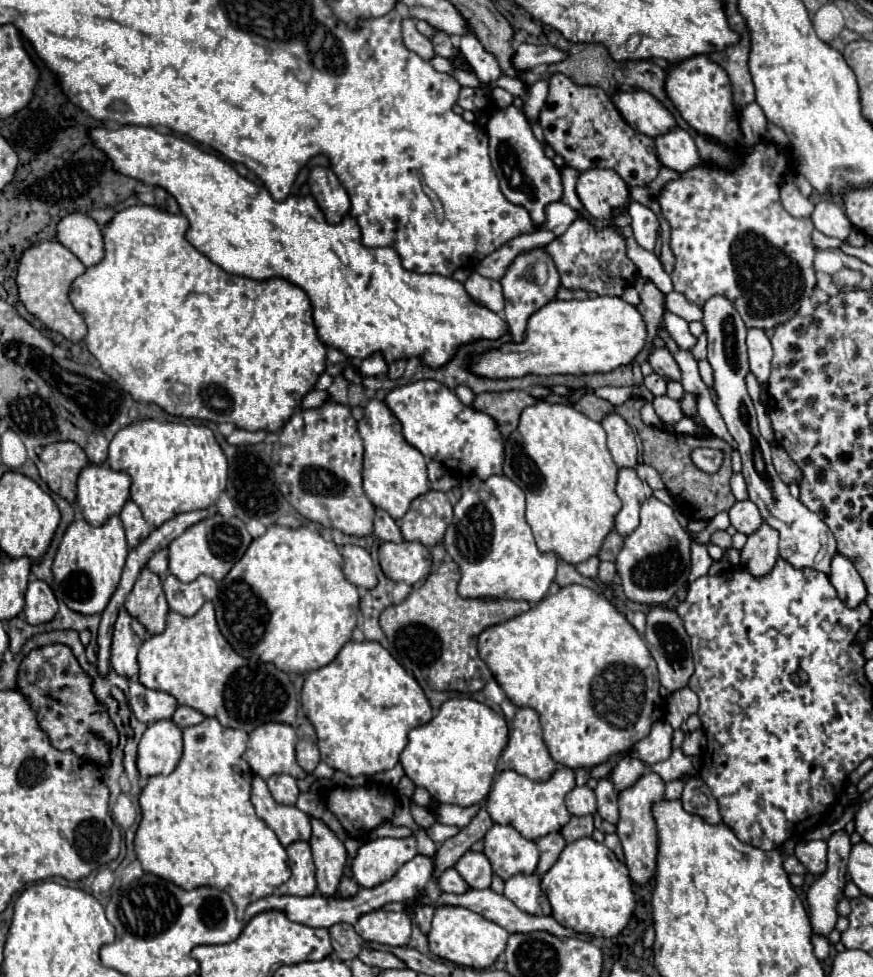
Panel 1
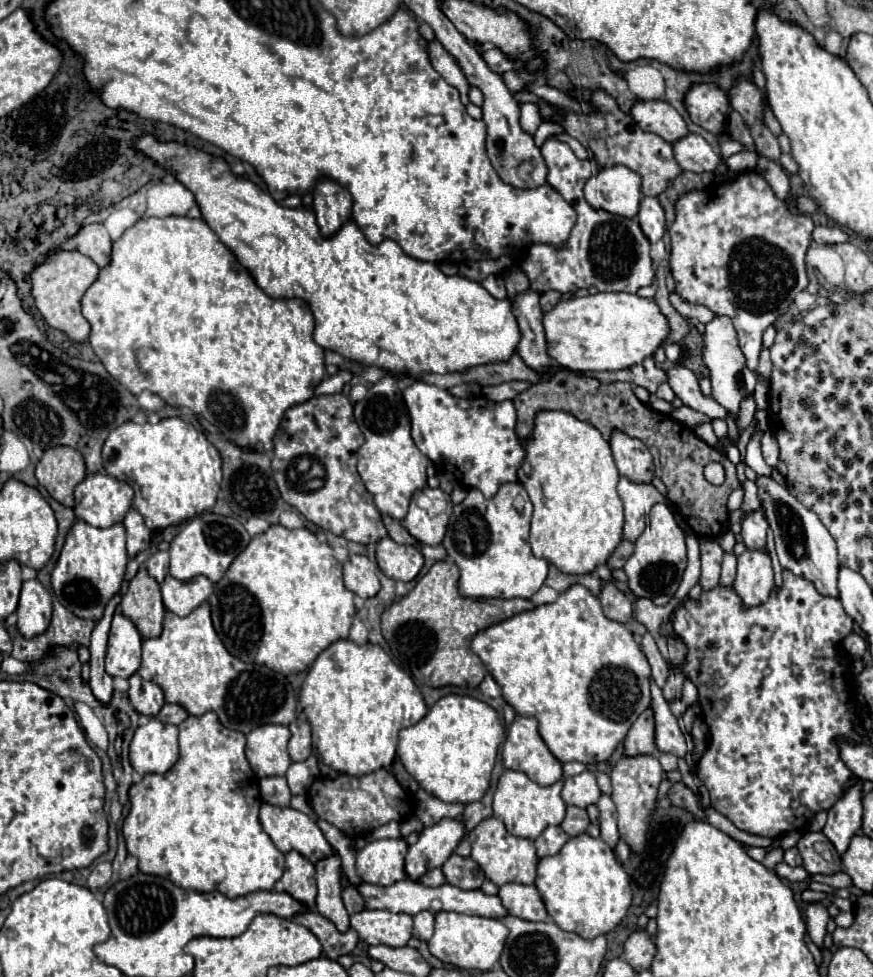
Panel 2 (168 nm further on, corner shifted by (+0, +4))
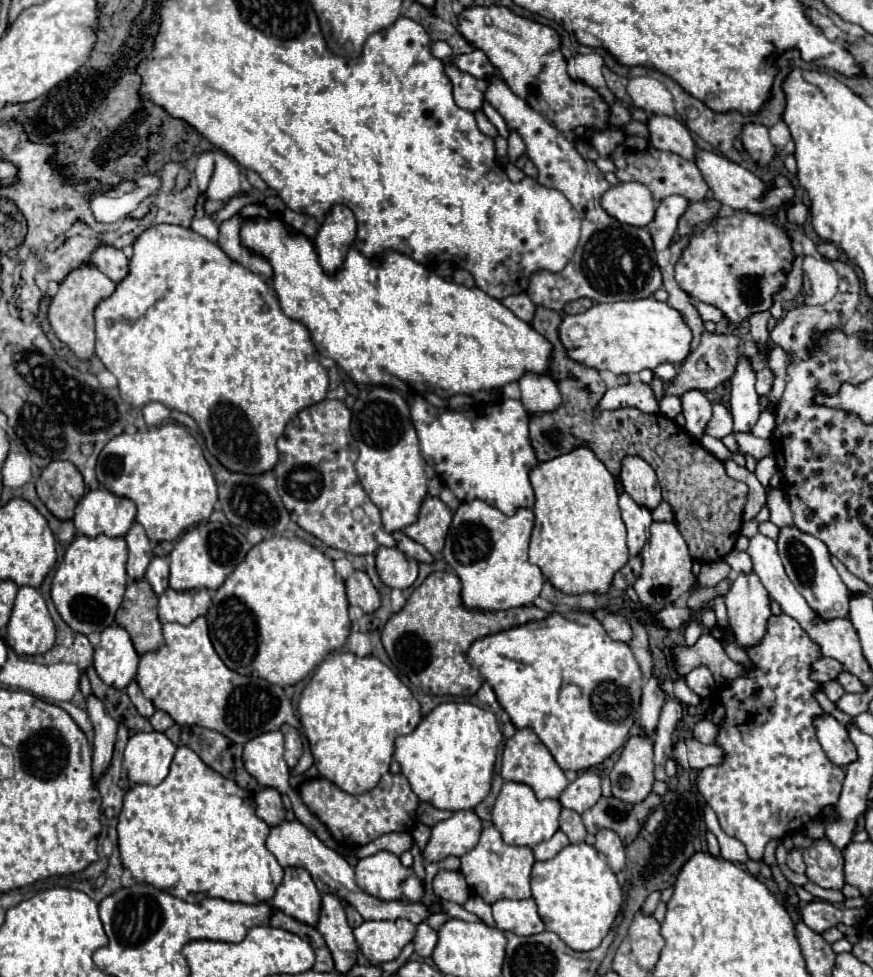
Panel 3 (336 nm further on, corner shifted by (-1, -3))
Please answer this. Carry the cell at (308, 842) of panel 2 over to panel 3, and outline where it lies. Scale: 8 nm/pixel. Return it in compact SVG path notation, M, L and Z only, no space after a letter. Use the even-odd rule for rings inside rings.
M284 821L276 827L270 829L268 841L266 841L268 851L278 859L278 863L282 867L304 867L310 875L312 881L316 883L320 893L330 893L336 895L338 899L344 899L346 903L350 903L364 919L408 919L414 925L422 923L430 911L442 911L438 903L432 905L432 909L426 909L422 903L404 903L404 901L380 901L376 897L370 897L368 893L364 893L356 881L354 881L354 869L348 865L348 861L338 855L334 849L326 847L308 827L304 827L300 821Z

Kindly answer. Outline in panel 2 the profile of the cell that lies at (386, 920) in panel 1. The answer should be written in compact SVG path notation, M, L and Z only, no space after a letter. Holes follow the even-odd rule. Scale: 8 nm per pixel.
M363 910L351 916L351 928L367 944L405 946L413 936L413 918L409 914L393 914L389 910Z

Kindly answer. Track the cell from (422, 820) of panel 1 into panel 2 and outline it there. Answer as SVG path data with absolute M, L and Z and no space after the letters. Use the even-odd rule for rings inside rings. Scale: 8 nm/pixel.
M405 838L373 840L357 852L357 874L367 884L389 886L405 880L403 860L407 854Z

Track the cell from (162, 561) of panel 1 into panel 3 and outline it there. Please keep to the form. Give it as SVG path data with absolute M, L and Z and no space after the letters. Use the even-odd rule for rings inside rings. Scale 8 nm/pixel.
M154 557L150 561L146 581L152 585L156 595L162 595L168 589L168 561L164 557Z

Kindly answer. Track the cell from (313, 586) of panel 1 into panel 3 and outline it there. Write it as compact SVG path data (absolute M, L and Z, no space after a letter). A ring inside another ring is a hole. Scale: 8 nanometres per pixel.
M280 535L264 539L248 551L244 561L214 593L206 619L210 641L228 669L242 675L256 675L280 687L296 685L298 681L302 681L312 673L316 665L324 661L328 653L342 649L350 635L344 581L334 571L332 559L296 537Z

